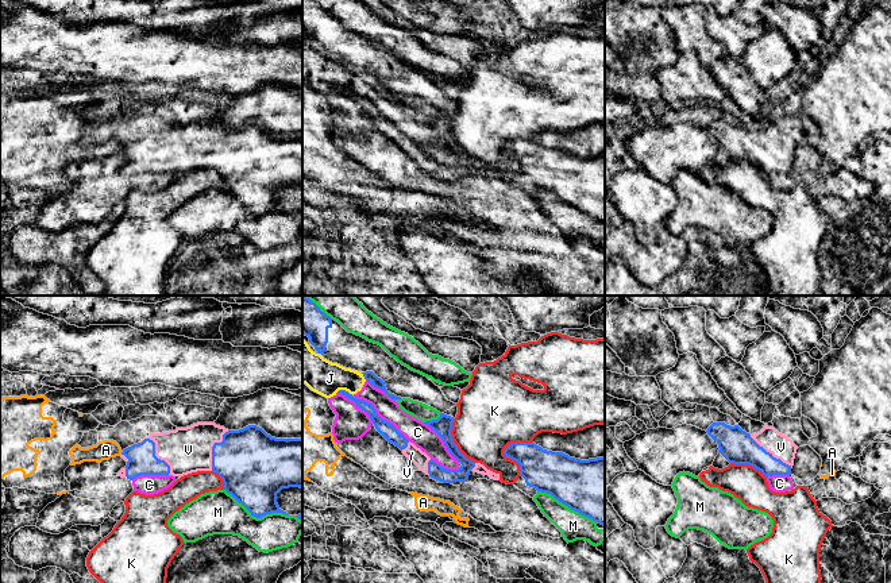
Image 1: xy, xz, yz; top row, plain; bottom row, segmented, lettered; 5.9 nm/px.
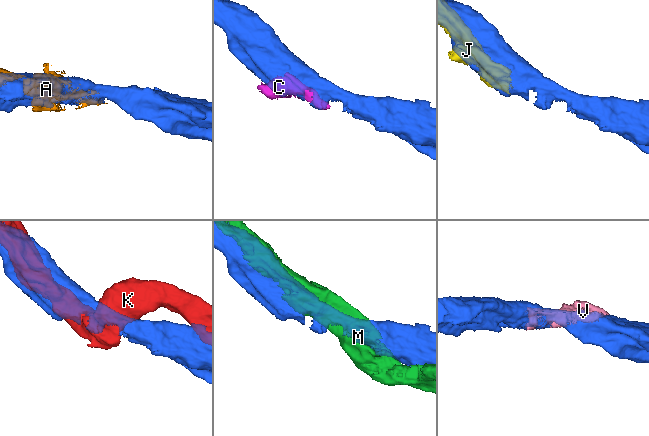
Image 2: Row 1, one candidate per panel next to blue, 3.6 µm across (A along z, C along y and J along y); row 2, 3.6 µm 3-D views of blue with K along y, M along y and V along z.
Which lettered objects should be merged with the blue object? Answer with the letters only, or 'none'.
V

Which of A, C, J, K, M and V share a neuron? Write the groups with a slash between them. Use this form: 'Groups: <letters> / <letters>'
Groups: A / C J / K / M / V

